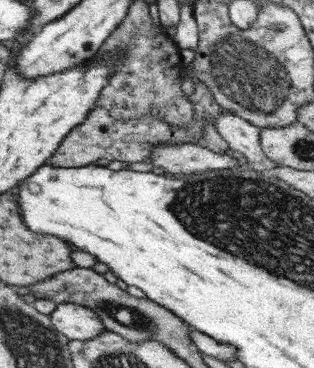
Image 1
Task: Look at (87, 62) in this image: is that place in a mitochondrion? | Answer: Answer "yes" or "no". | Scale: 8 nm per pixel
no

